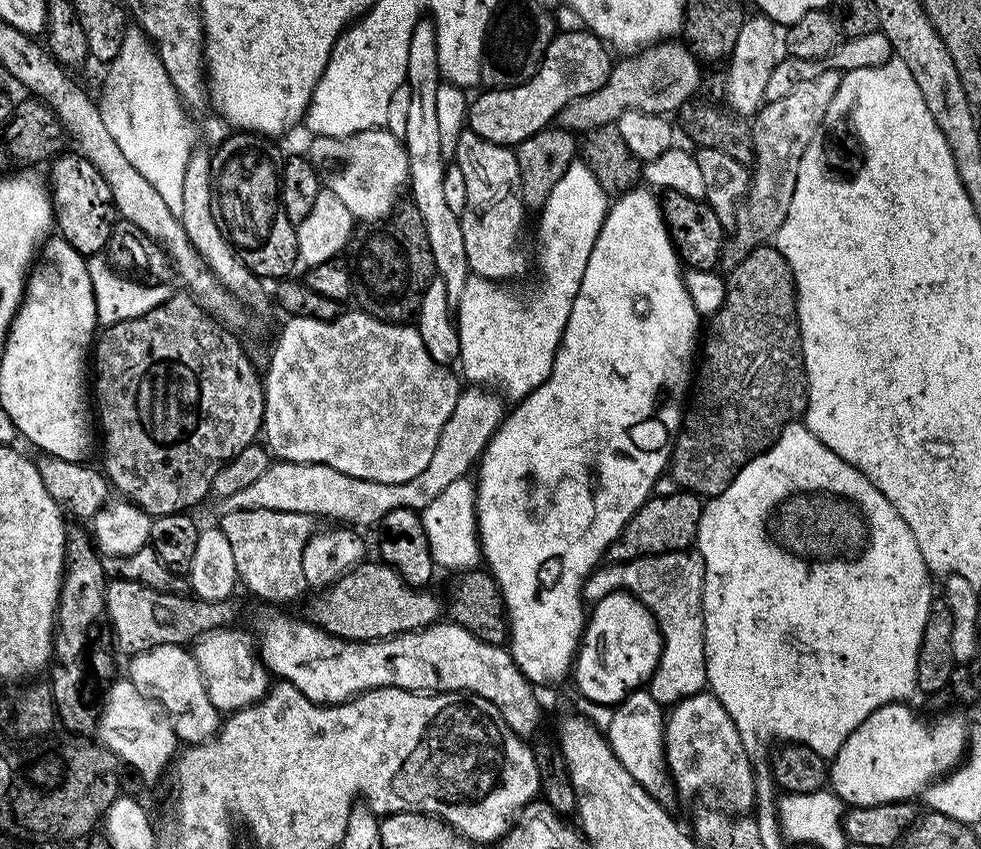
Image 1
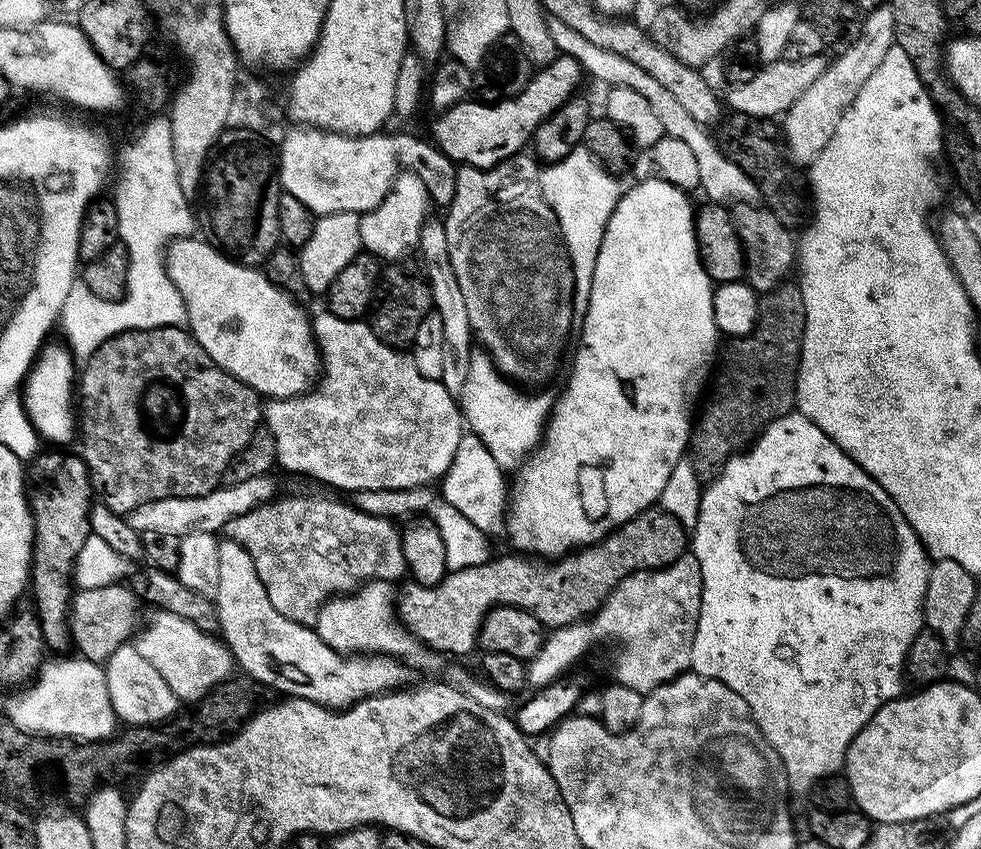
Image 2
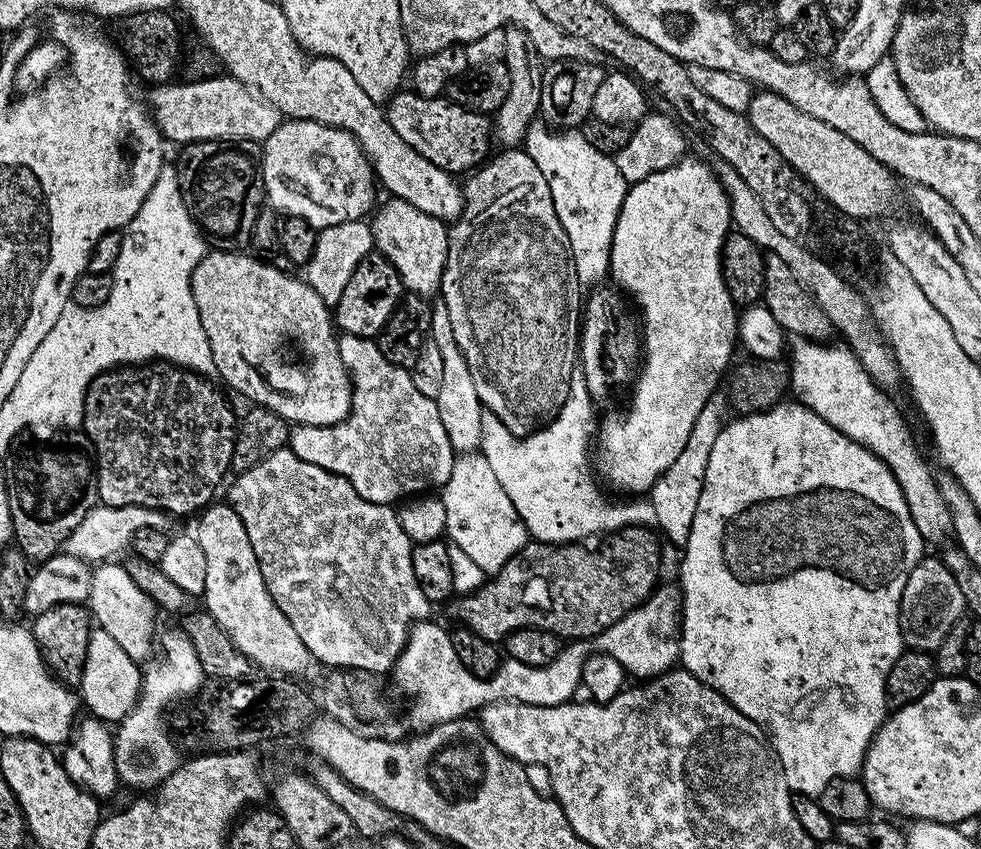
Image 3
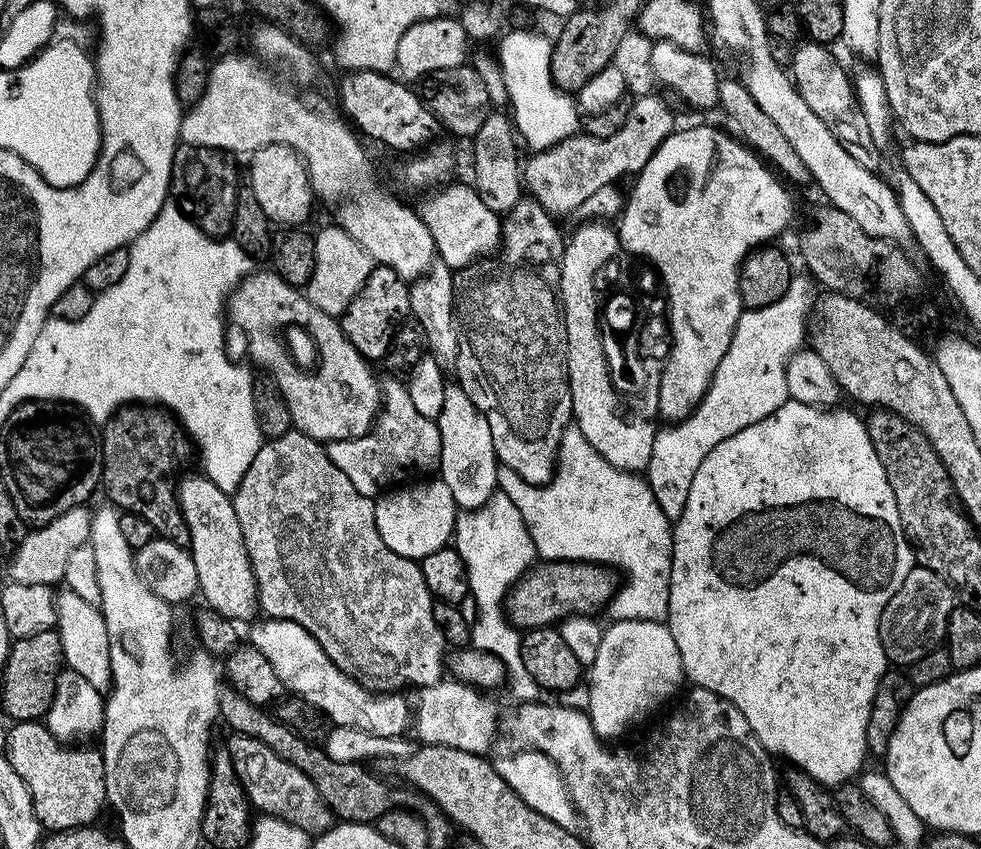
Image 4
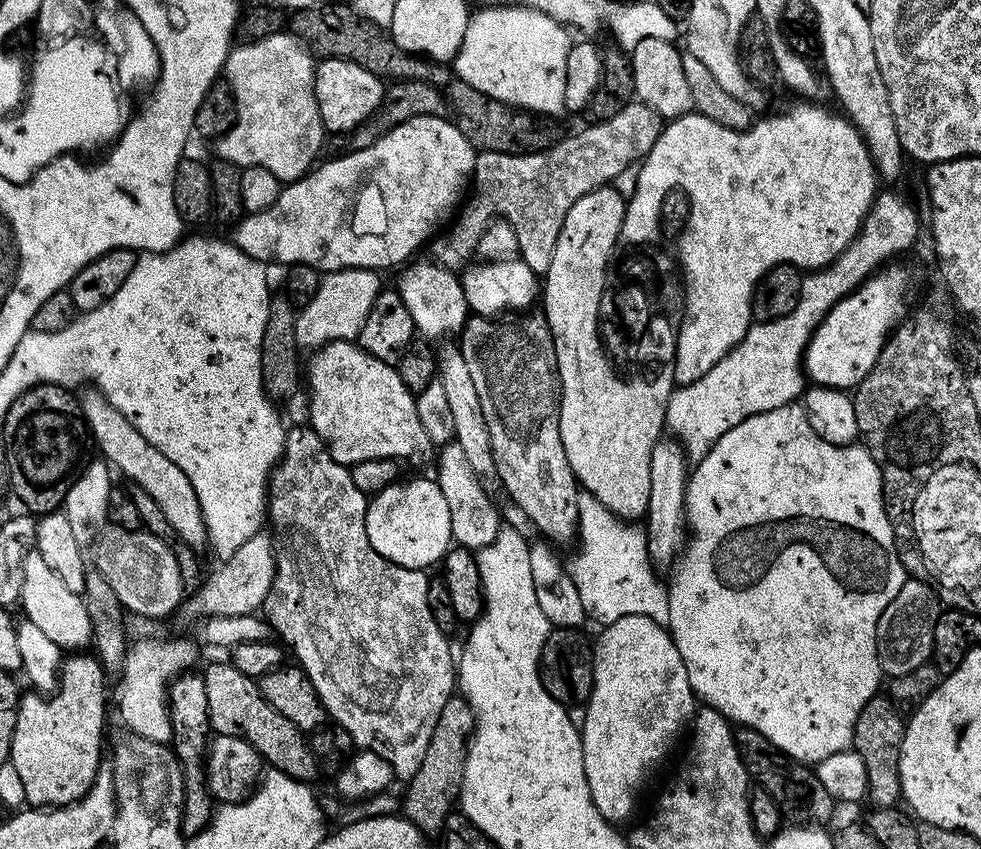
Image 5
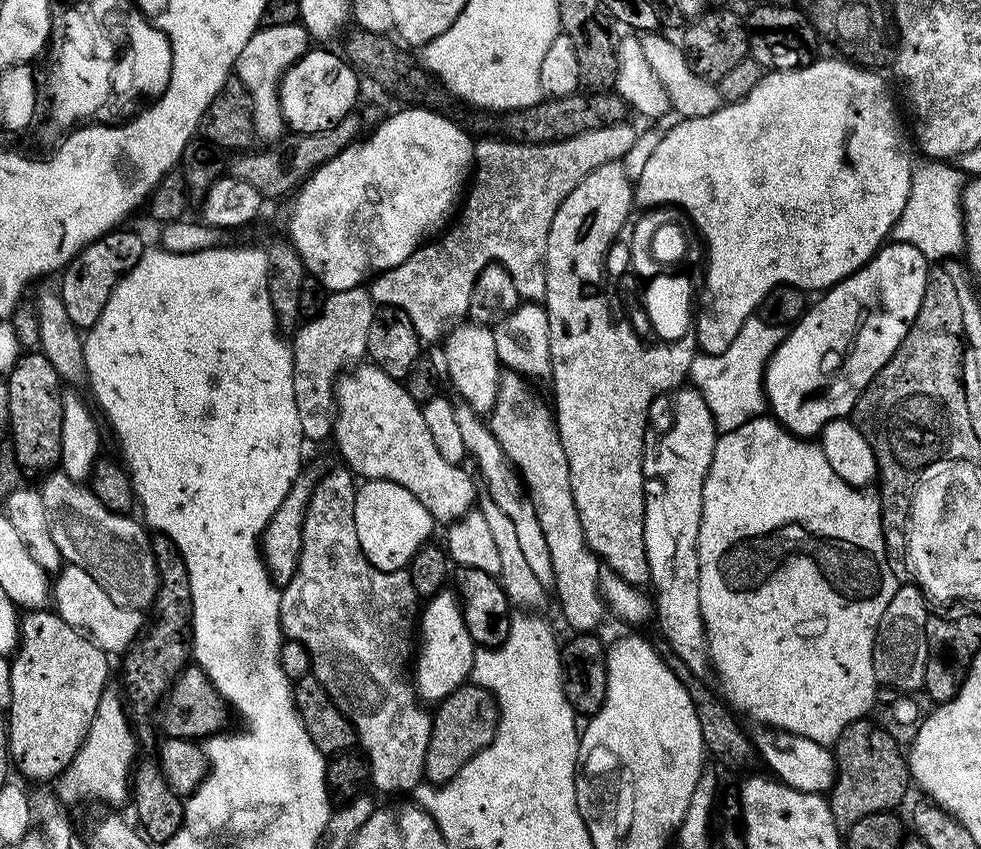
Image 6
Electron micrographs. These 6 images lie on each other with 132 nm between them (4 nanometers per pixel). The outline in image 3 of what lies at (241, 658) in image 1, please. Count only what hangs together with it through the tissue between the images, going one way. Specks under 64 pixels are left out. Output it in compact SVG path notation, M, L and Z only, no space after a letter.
M101 563L92 573L90 612L98 627L106 630L132 660L144 662L153 655L152 639L156 636L158 608L146 593L134 586L134 578L130 578L127 567L123 563L114 563Z

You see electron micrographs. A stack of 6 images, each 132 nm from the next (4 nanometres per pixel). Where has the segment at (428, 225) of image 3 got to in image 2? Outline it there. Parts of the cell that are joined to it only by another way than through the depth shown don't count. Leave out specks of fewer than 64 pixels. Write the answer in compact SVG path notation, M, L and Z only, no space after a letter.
M404 170L397 175L392 189L382 198L382 202L369 212L360 216L360 242L371 255L384 262L396 262L420 243L422 226L429 219L430 197L426 182L418 174Z

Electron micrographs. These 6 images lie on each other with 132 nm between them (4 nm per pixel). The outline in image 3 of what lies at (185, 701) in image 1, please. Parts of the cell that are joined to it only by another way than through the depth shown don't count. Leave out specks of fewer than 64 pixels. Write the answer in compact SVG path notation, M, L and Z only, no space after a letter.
M97 627L95 631L93 631L90 642L88 643L84 673L82 674L82 682L78 689L78 696L82 701L83 707L85 704L85 706L88 707L87 711L98 720L119 722L136 707L136 702L140 699L141 687L141 665L137 663L137 661L132 660L130 654L126 654L126 650L122 650L122 646L118 646L118 642L114 642L114 638L110 638L110 634L106 634L106 630Z

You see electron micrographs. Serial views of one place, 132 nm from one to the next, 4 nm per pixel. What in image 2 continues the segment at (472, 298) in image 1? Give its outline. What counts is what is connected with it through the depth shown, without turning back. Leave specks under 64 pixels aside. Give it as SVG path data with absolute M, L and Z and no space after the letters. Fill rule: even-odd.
M583 146L566 154L566 158L553 164L544 164L540 169L542 194L546 198L550 210L554 210L554 214L558 218L560 234L564 237L564 247L568 249L568 257L572 259L572 269L574 270L572 314L576 318L583 318L586 314L586 306L590 302L590 286L594 282L594 262L598 258L598 250L602 246L602 238L606 234L610 214L616 209L616 203L622 195L622 187L620 188L620 184L616 180L619 179L602 167ZM473 351L470 372L466 374L464 389L458 393L458 403L467 431L482 438L482 446L494 454L494 462L505 470L519 469L526 457L536 451L554 403L551 395L527 396L519 390L524 391L497 372L487 352Z

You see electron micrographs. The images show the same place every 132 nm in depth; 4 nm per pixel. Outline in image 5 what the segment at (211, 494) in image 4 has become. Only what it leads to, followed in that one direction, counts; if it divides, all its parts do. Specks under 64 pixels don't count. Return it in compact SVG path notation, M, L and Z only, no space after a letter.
M88 386L84 390L85 392L79 393L78 396L80 409L88 424L95 447L96 444L100 447L99 455L107 460L117 473L120 471L126 479L133 480L139 491L150 494L150 498L154 498L154 502L158 502L158 510L162 510L162 514L166 514L166 522L170 522L170 526L174 526L176 536L182 538L182 542L186 542L191 548L203 549L202 546L205 547L208 539L208 531L204 528L204 515L200 509L198 494L188 475L173 460L166 458L166 454L162 454L162 450L158 450L158 446L151 444L147 436L143 436L100 393L99 388Z

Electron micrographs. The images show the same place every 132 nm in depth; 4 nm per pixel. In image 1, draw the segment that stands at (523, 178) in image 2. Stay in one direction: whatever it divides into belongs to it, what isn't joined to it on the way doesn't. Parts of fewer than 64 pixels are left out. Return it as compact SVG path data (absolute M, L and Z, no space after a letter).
M470 130L462 132L454 163L466 178L466 206L460 215L469 269L493 282L512 280L528 268L528 256L516 235L524 228L526 205L520 190L518 158L507 144L486 142Z

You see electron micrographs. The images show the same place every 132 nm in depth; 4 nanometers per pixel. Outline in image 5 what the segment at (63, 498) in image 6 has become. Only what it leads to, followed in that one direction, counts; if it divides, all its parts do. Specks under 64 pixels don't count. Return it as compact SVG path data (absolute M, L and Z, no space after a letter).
M108 526L97 535L90 560L116 596L121 609L129 608L136 616L149 616L156 620L168 616L186 596L178 562L163 540L148 530L131 532Z

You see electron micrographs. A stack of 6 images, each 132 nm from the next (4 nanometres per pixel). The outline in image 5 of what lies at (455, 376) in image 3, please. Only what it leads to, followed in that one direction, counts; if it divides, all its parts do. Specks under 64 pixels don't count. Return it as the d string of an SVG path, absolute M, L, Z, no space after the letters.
M450 443L443 445L438 452L438 460L440 456L440 476L438 475L438 483L442 493L446 496L447 505L450 506L450 521L452 531L452 539L459 547L469 550L479 550L490 546L490 542L494 542L494 538L498 536L502 527L500 514L496 510L496 504L488 497L488 492L484 489L485 481L476 473L474 466L470 462L470 458L466 458L466 450L462 450L462 446L458 443Z

